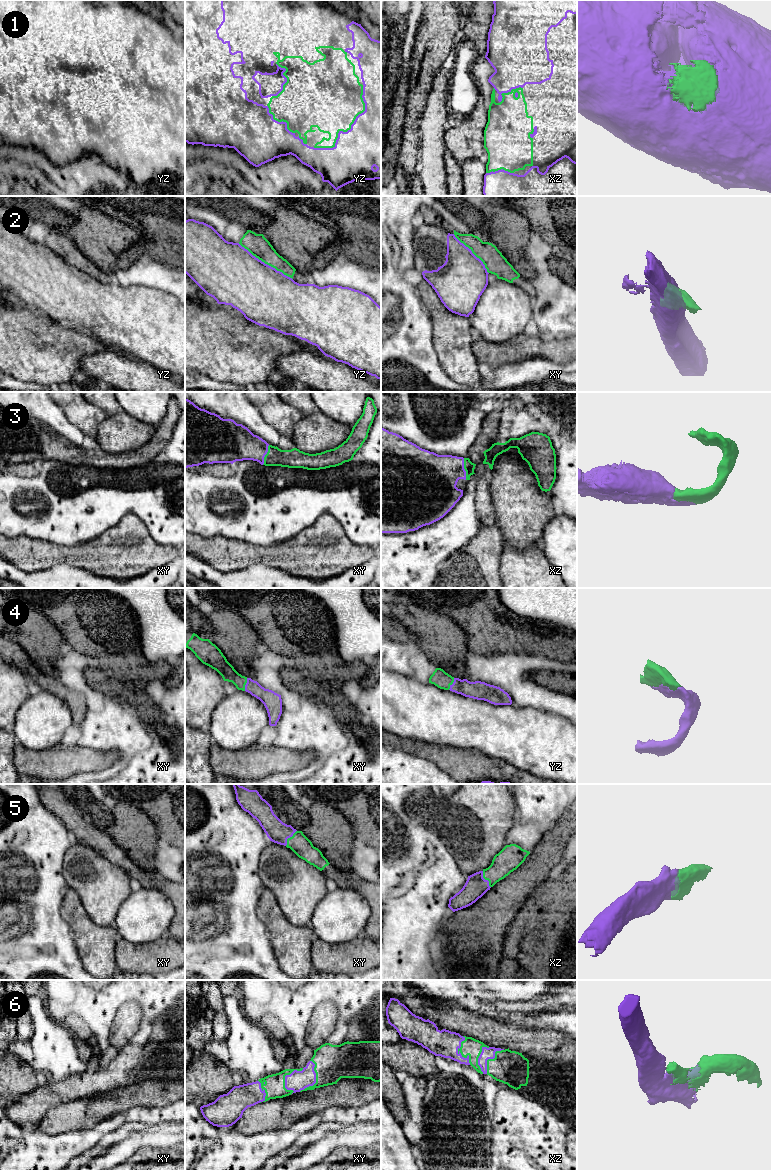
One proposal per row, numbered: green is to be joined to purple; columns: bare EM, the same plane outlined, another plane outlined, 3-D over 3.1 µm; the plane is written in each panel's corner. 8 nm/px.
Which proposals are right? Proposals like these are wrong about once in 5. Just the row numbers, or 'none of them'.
1, 3, 4, 5, 6

